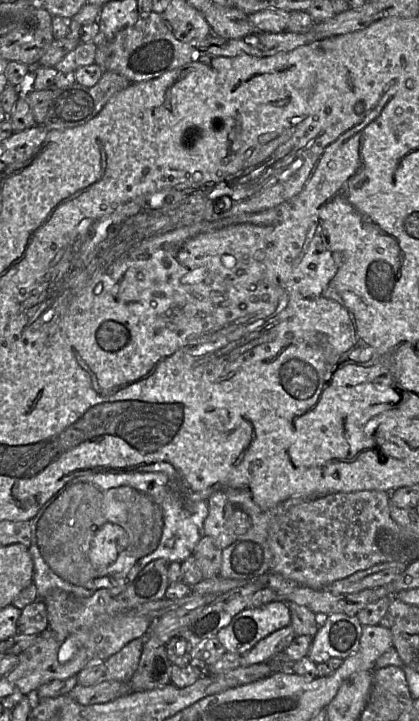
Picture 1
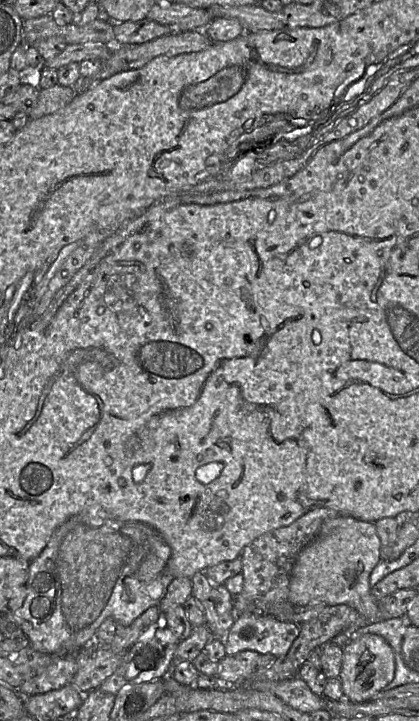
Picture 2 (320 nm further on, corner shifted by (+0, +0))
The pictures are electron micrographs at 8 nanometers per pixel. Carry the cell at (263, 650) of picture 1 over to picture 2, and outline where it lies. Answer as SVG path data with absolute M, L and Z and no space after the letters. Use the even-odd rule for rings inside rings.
M245 650L232 656L225 656L219 664L218 686L226 690L243 685L256 671L260 654Z

